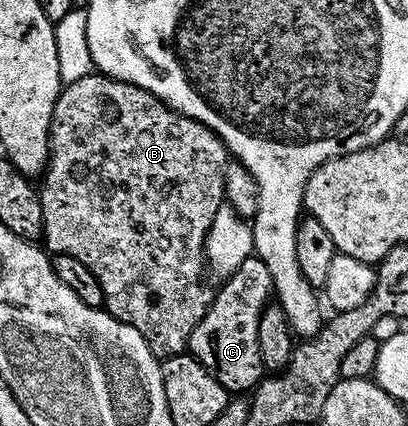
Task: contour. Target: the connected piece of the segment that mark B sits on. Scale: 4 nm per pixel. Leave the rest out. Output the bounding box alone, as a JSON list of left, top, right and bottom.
[38,71,227,359]

